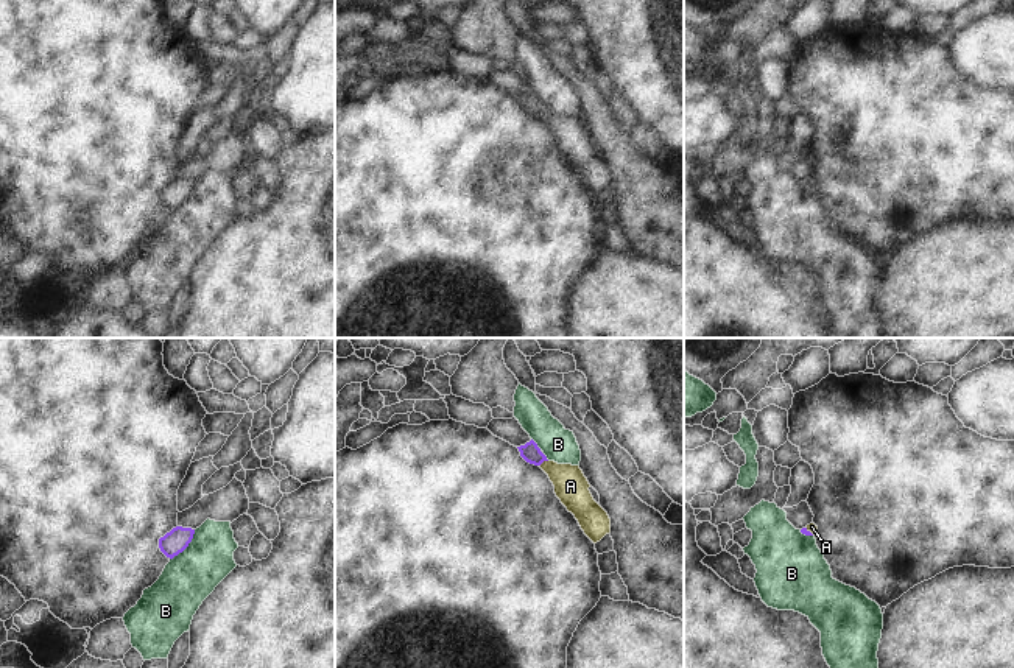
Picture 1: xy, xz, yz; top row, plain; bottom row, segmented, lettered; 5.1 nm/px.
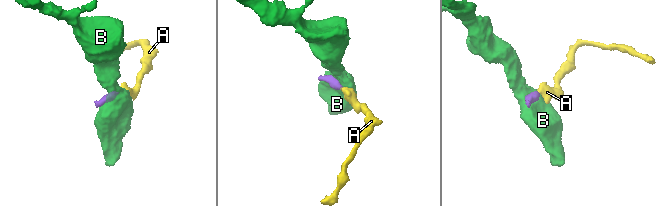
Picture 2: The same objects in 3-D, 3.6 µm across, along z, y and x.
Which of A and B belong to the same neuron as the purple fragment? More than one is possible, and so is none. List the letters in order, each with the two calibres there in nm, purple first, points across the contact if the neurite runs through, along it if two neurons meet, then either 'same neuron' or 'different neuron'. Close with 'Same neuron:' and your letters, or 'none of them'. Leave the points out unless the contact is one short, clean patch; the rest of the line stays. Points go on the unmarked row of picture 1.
A: calibres 100 and 180 nm; way xz (530, 103), (542, 112), (570, 137); same neuron
B: calibres 120 and 280 nm; border xy (195, 181), (190, 193), (170, 210); different neuron
Same neuron: A

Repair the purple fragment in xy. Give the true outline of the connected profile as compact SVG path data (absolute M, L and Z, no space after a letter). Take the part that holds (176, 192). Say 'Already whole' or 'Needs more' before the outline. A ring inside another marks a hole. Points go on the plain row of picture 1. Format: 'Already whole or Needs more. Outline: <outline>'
Already whole. Outline: M176 178L159 190L159 199L167 209L173 210L188 198L193 185L195 181L192 179Z

